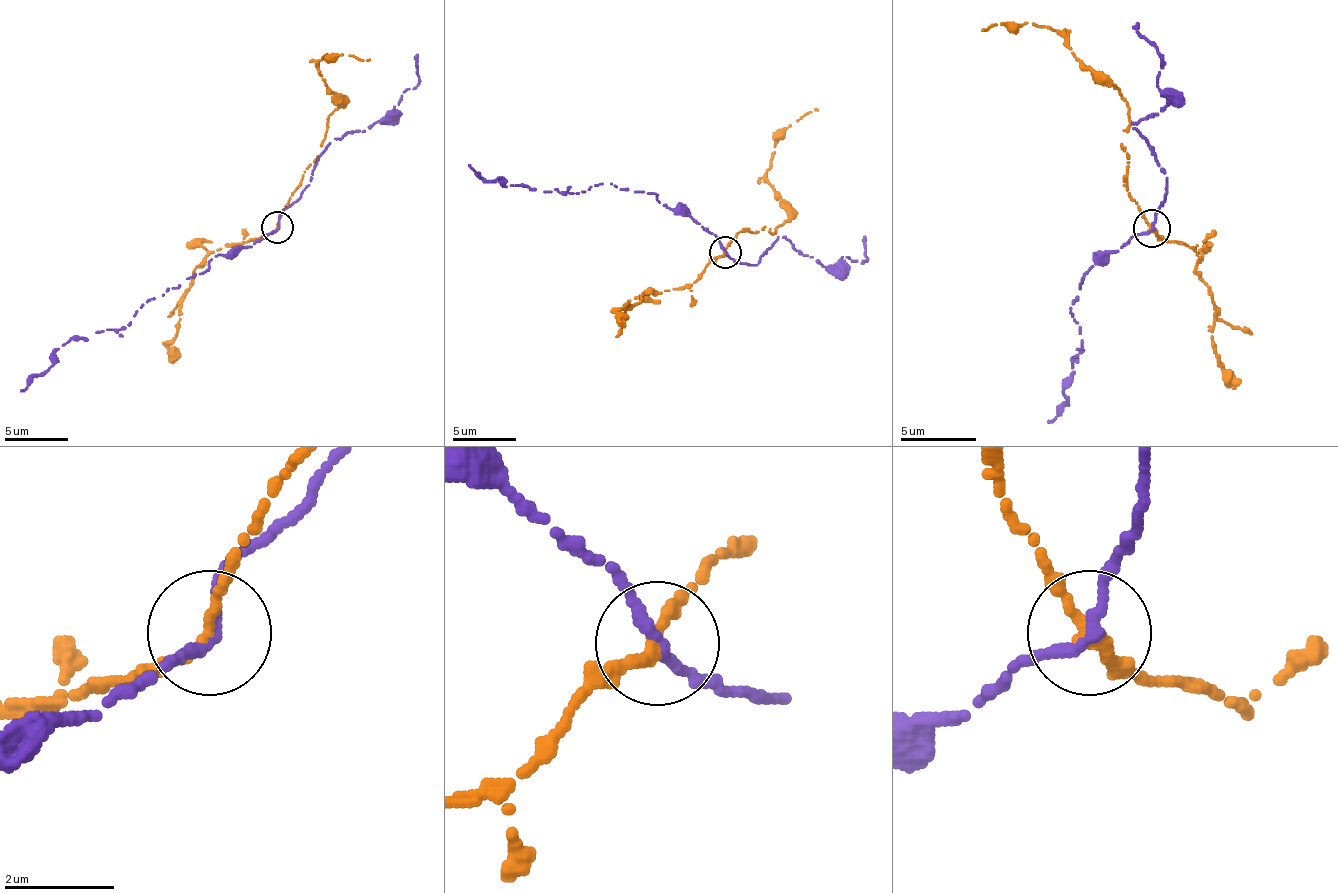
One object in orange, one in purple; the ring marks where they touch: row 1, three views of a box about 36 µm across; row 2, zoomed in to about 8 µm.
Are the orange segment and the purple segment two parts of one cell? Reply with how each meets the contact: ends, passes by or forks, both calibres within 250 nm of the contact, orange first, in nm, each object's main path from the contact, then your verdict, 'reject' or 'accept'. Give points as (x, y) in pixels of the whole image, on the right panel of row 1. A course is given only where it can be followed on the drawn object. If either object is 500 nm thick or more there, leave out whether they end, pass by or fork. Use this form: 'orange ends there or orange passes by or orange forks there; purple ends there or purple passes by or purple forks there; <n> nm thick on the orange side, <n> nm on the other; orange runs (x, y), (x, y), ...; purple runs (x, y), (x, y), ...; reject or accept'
orange passes by; purple passes by; 220 nm thick on the orange side, 200 nm on the other; orange runs (1152, 229), (1126, 188), (1126, 97), (1092, 74), (1058, 33), (1024, 22), (983, 29); purple runs (1149, 229), (1100, 259), (1081, 278), (1069, 312), (1081, 327), (1081, 350), (1062, 391), (1066, 403), (1047, 422); reject

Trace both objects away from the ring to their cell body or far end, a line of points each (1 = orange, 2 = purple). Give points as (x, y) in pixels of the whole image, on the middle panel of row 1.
1: (724, 253), (740, 230), (766, 227), (772, 234), (788, 218), (788, 202), (766, 173), (775, 144), (817, 109)
2: (724, 250), (654, 192), (600, 183), (584, 192), (504, 186), (469, 164)

